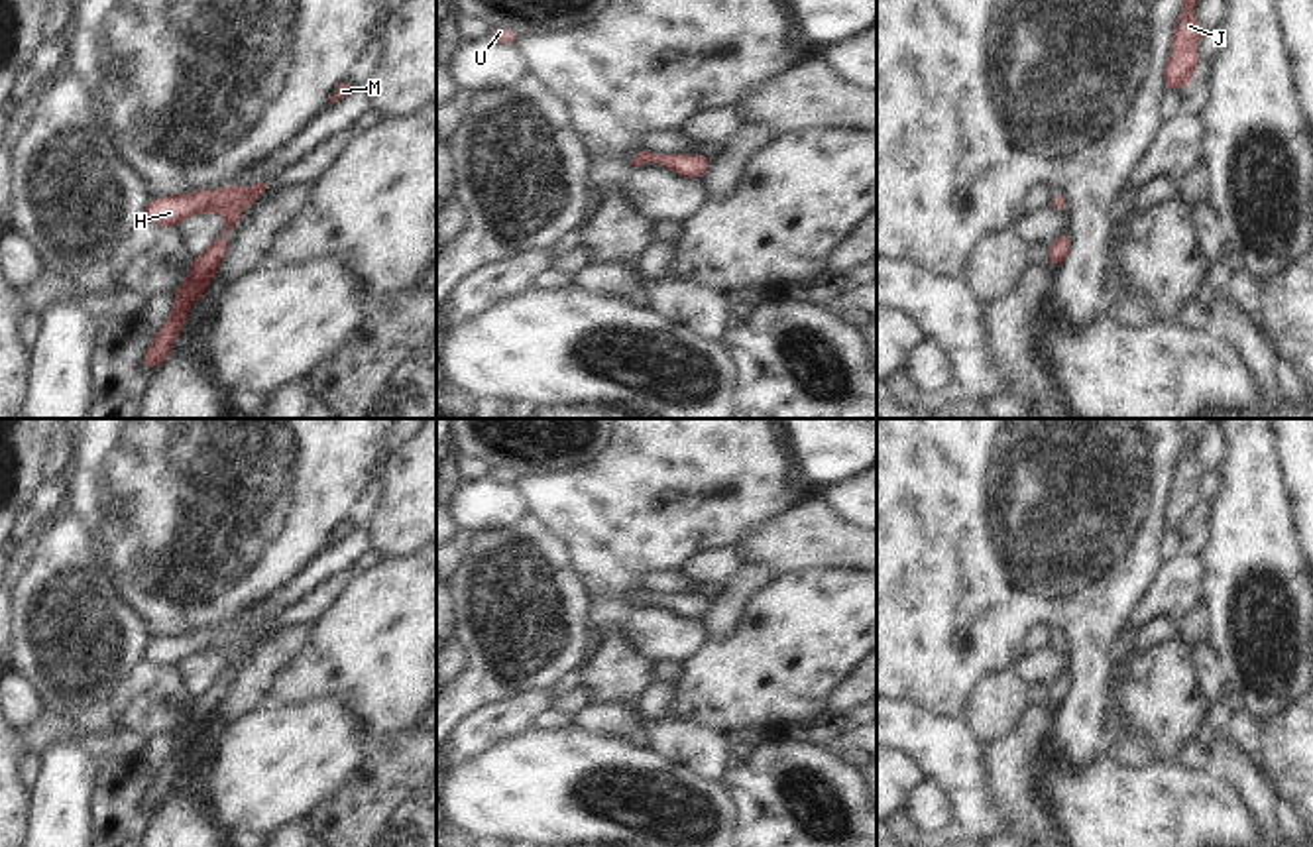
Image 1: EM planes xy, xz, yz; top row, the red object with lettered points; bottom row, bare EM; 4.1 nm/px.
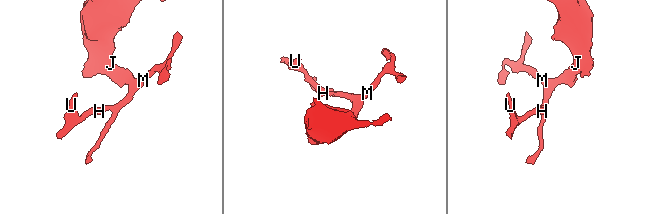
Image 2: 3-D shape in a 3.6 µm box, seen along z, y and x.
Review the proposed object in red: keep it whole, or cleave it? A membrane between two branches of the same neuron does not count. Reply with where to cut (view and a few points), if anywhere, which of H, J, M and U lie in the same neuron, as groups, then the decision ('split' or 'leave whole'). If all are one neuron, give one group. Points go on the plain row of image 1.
no cut; H J M U; leave whole

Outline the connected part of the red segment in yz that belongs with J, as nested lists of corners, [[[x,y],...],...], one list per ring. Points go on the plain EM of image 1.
[[[1177,419],[1179,428],[1183,432],[1183,450],[1177,458],[1170,499],[1164,509],[1166,529],[1185,531],[1193,509],[1201,501],[1197,493],[1197,483],[1205,468],[1195,460],[1193,444],[1197,432],[1207,423],[1221,423],[1221,421],[1223,419]]]

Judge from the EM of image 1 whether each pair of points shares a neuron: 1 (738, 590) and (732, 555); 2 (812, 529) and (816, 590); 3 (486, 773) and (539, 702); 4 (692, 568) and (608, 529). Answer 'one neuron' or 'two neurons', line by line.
1: two neurons
2: two neurons
3: two neurons
4: two neurons

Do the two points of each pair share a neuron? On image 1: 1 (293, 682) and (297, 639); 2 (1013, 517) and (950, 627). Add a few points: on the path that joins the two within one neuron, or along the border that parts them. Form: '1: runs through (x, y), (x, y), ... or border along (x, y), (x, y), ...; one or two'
1: border along (311, 625), (305, 647), (274, 678), (268, 694); two
2: runs through (985, 545), (950, 580), (950, 600); one

